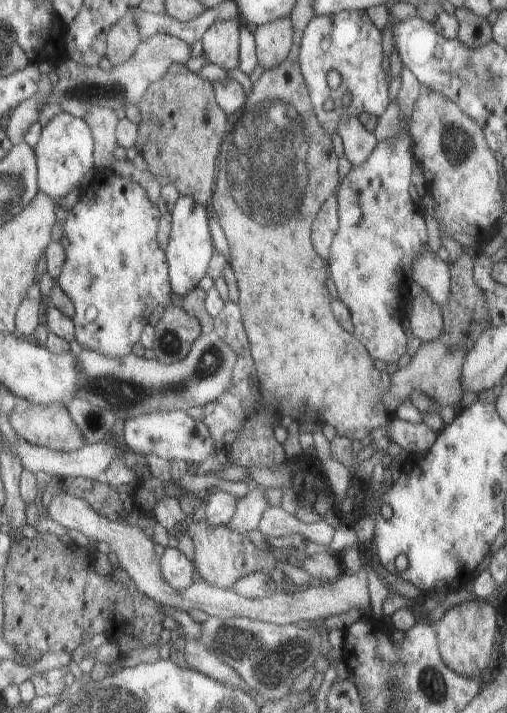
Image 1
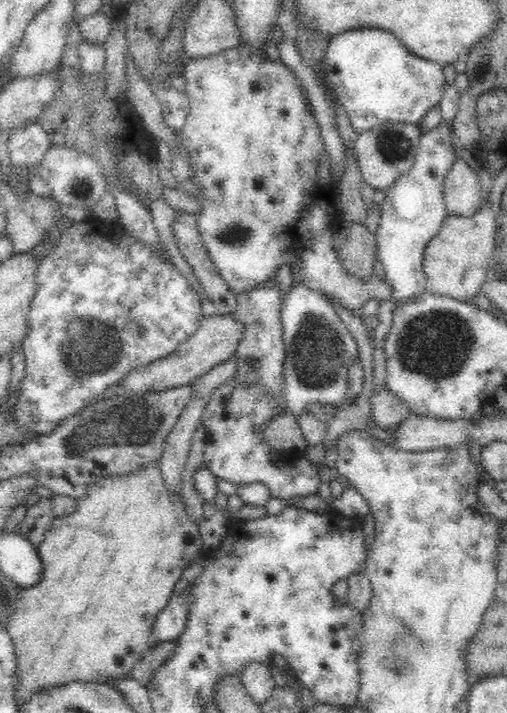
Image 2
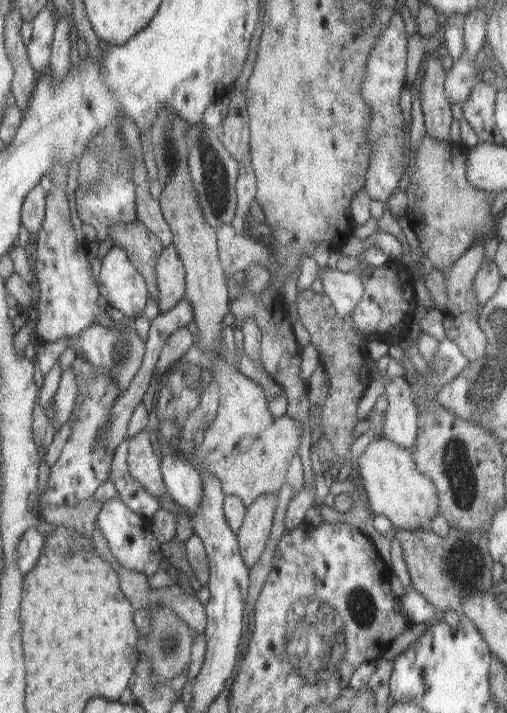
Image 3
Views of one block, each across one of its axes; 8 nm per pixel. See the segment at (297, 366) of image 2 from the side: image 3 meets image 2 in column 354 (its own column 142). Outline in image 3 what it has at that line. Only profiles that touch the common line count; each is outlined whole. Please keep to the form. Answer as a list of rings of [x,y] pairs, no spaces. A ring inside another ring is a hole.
[[[127,320],[125,324],[121,324],[121,330],[109,328],[109,326],[91,326],[79,338],[71,338],[69,348],[73,348],[77,352],[77,356],[83,352],[89,362],[93,362],[97,368],[109,372],[111,376],[115,376],[121,394],[131,384],[131,380],[135,378],[135,374],[141,368],[141,362],[145,358],[145,344],[137,336],[133,320]]]

